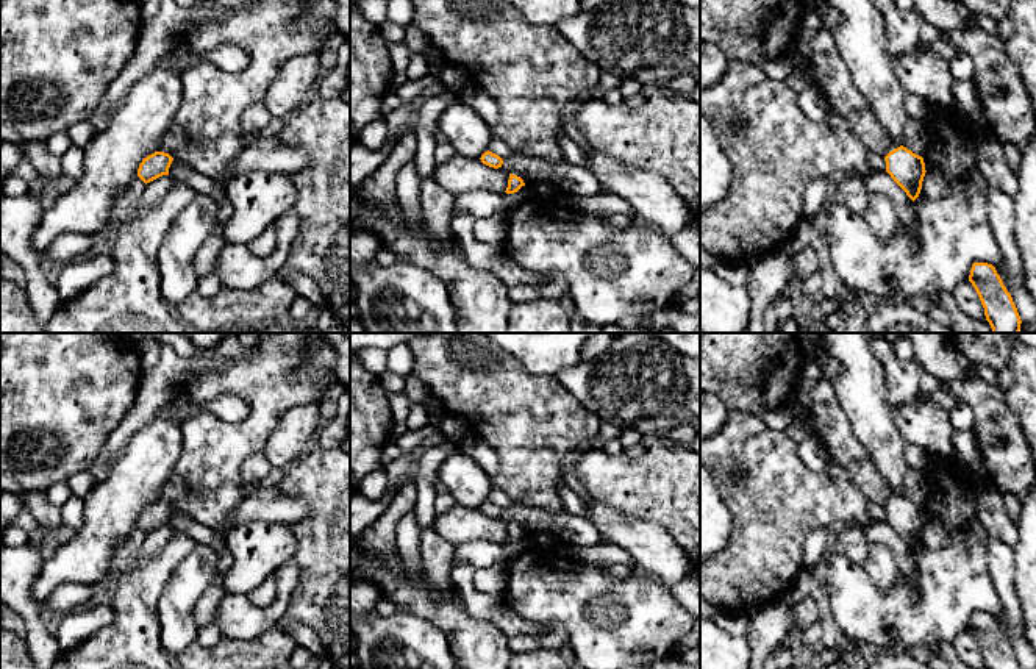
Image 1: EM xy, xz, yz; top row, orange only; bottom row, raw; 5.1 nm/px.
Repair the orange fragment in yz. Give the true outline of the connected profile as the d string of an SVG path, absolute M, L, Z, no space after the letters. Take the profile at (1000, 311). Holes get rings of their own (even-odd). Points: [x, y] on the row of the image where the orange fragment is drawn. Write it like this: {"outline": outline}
{"outline": "M973 263L969 281L981 300L992 333L1019 333L1020 316L995 267L988 263Z"}

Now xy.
{"outline": "M155 152L142 159L138 177L147 184L163 175L169 175L173 158L164 152Z"}

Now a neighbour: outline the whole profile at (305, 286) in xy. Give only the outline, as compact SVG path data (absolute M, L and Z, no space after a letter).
M284 264L277 275L286 281L289 286L292 286L295 289L295 292L298 294L298 297L303 297L306 300L309 300L311 303L314 303L319 309L327 306L327 299L323 295L323 292L319 289L319 286L316 284L316 281L295 270L294 267Z

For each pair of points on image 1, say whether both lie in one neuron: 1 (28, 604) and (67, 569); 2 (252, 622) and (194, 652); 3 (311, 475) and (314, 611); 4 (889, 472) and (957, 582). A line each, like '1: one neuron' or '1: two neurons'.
1: two neurons
2: two neurons
3: one neuron
4: two neurons

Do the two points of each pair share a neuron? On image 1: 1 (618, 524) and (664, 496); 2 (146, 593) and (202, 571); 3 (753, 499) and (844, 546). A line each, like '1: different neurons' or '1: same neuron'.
1: different neurons
2: different neurons
3: different neurons

